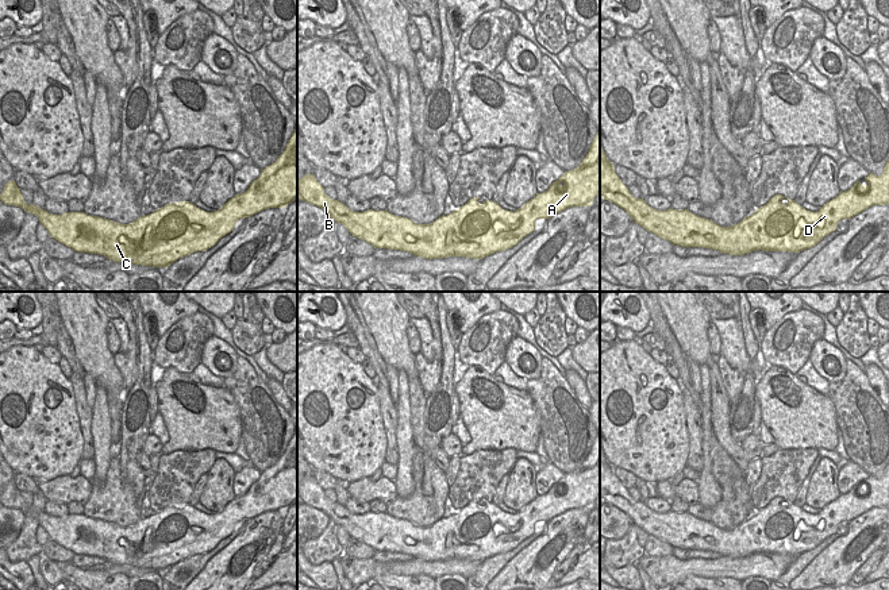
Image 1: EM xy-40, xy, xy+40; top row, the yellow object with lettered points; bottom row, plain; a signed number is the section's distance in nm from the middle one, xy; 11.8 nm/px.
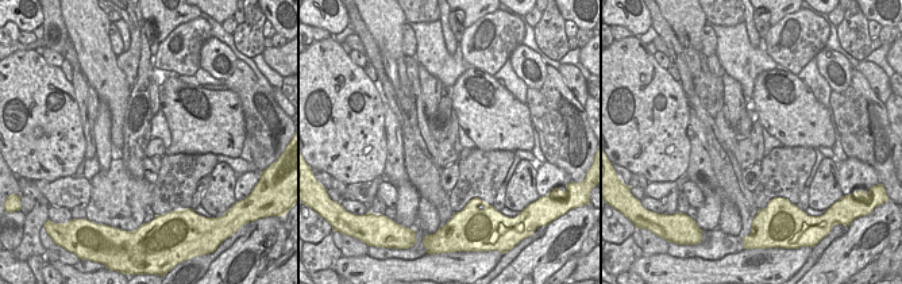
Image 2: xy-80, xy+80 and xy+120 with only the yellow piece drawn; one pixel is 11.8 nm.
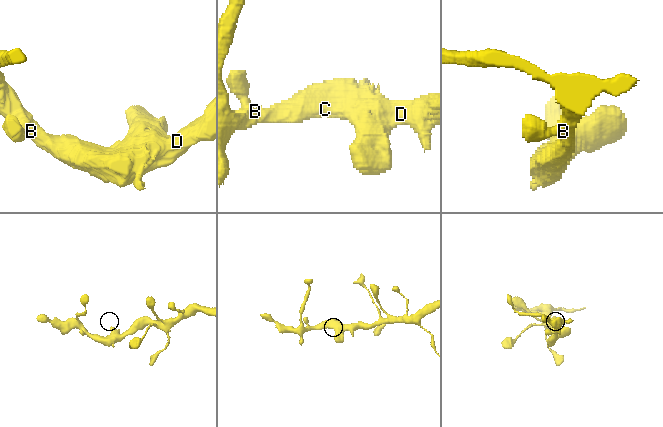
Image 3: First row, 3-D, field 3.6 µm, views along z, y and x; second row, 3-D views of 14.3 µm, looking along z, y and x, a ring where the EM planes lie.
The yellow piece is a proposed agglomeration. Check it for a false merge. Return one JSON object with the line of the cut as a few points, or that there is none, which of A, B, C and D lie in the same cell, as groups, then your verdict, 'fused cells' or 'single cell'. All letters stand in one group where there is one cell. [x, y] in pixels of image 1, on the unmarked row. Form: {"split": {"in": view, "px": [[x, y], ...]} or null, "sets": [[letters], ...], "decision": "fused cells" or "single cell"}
{"split": null, "sets": [["A", "B", "C", "D"]], "decision": "single cell"}

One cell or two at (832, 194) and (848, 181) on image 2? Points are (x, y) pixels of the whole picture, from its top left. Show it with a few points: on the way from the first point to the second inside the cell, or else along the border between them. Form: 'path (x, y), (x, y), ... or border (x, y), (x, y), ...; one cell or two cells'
border (837, 165), (837, 183), (844, 195); two cells

